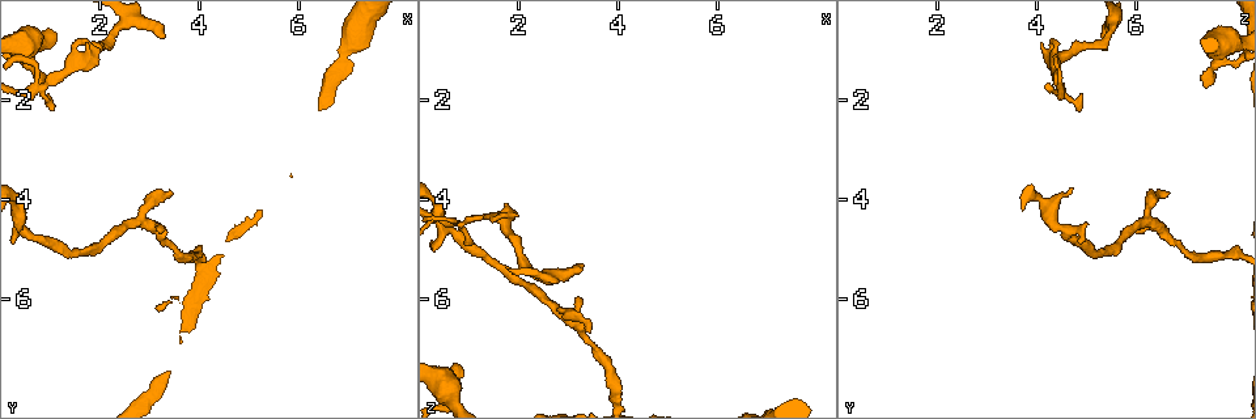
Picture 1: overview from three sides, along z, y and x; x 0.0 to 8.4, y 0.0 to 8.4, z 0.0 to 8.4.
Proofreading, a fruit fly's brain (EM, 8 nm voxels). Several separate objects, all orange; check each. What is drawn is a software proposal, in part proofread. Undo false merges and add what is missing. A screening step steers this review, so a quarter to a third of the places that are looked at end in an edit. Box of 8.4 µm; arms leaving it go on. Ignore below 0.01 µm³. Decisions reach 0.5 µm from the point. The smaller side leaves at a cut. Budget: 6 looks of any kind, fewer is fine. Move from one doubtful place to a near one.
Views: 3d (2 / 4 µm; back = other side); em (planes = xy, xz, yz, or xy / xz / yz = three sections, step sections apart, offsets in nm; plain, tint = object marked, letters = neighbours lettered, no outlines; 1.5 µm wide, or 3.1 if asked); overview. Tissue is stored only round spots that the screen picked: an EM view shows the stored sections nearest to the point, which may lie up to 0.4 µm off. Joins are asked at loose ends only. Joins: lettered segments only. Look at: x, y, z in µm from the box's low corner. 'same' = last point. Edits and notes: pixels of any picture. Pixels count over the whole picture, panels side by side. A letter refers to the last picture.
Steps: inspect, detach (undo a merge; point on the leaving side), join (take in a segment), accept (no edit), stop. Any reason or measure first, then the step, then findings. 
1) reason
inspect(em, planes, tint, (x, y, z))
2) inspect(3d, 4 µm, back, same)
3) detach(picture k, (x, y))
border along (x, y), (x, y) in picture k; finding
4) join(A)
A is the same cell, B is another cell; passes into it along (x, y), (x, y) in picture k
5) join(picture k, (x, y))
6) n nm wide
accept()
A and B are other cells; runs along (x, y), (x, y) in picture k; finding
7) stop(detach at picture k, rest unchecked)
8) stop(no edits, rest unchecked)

an open end
inspect(3d, 2 µm, (3.20, 4.70, 6.05))

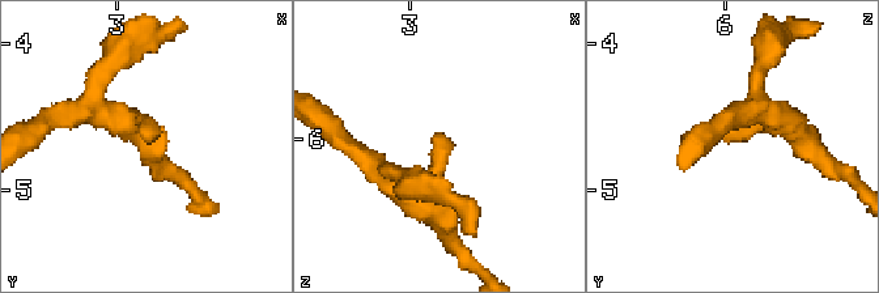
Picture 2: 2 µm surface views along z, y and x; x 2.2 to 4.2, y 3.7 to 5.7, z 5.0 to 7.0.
3 arms
inspect(em, planes, plain, (3.18, 4.66, 6.02))

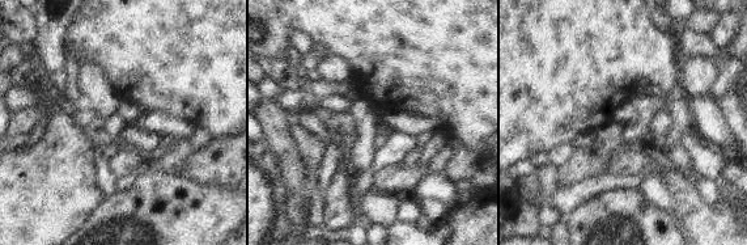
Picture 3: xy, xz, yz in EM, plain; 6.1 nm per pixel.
what lies round it
inspect(em, planes, letters, same)

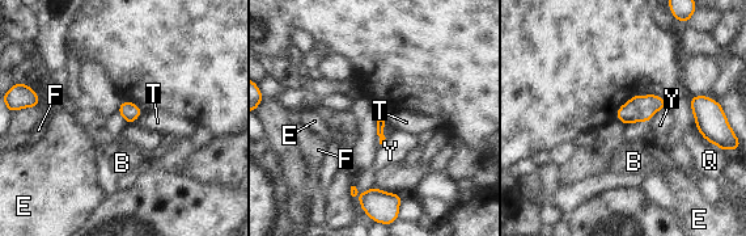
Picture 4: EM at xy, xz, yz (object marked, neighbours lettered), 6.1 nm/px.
accept()
B, E, F, Q, T and Y are other cells; border along (143, 113), (131, 123) in picture 4; no lettered segment goes on from it

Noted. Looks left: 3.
calibre changes
inspect(3d, 4 µm, (0.65, 1.35, 7.60))

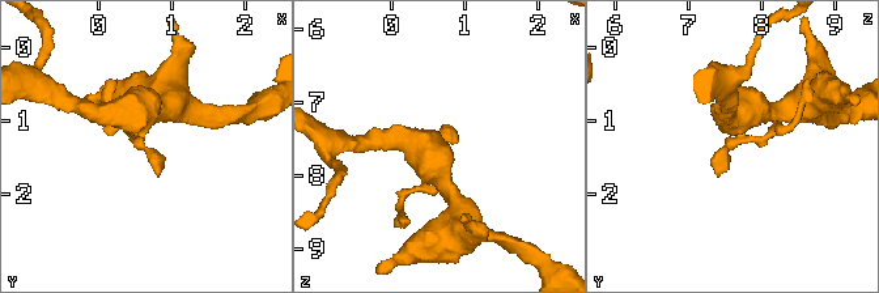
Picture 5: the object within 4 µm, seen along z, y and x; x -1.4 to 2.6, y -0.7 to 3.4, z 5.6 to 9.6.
inspect(em, xz, step 8, tint, (0.55, 1.40, 7.55))

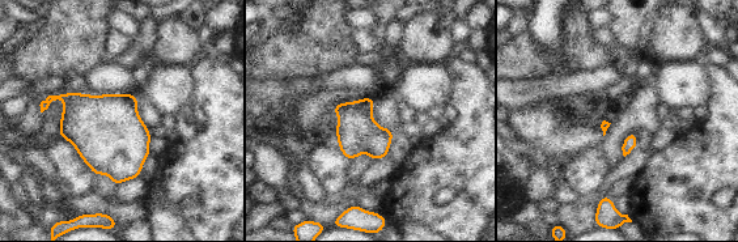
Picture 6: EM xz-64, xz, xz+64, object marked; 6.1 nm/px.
inspect(em, yz, step 8, letters, same)

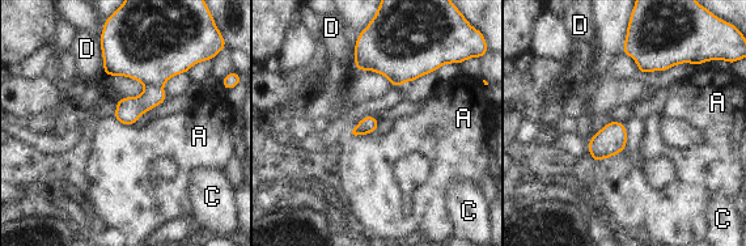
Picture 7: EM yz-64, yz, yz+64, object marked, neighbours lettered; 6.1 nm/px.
110 nm wide
detach(picture 7, (130, 109))
A, C and D are other cells; border along (145, 83), (161, 87) in picture 7; a second neuron is stuck on

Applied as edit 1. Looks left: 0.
stop(detach at picture 7, rest unchecked)

